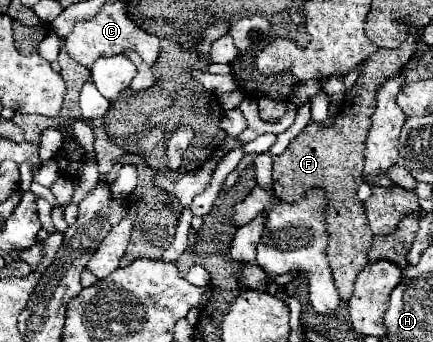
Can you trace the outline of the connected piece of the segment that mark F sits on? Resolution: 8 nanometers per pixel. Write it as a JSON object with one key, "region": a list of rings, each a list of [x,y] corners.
{"region":[[[409,35],[405,43],[397,49],[379,49],[363,63],[363,75],[349,89],[341,115],[337,117],[333,127],[307,125],[301,135],[297,135],[285,153],[273,157],[273,189],[281,201],[293,203],[293,199],[301,197],[311,187],[325,187],[329,195],[329,205],[325,209],[327,215],[327,231],[329,231],[329,247],[327,259],[331,265],[331,273],[335,285],[339,289],[341,299],[349,299],[353,293],[353,281],[357,273],[367,265],[367,249],[371,245],[373,233],[367,223],[365,207],[357,197],[357,187],[363,183],[363,151],[367,131],[371,127],[371,115],[375,111],[375,95],[377,87],[391,75],[397,75],[417,51],[417,35]]]}

